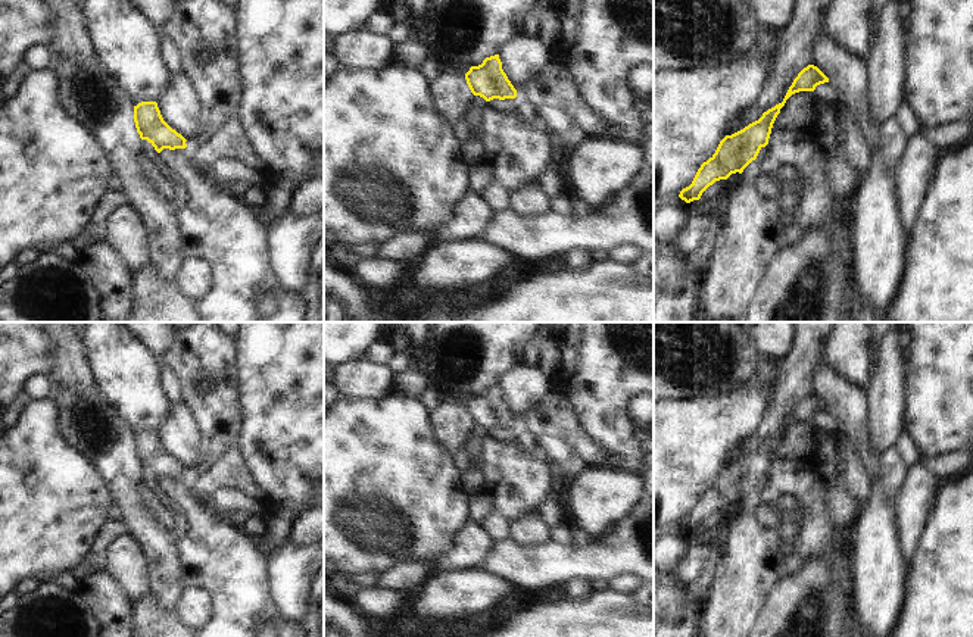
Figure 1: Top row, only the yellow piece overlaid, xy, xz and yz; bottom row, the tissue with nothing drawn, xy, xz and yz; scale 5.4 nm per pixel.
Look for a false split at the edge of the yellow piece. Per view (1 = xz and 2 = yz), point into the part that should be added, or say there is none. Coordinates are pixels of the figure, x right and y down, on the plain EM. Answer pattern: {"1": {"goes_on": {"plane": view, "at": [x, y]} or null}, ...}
{"1": {"goes_on": null}, "2": {"goes_on": null}}

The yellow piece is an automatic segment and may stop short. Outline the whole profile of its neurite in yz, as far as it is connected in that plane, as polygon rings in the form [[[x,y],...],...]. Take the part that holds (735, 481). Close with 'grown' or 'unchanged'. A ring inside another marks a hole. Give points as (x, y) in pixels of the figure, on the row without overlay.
[[[814,394],[804,397],[793,409],[782,433],[768,438],[763,446],[743,459],[726,465],[715,483],[701,494],[692,513],[679,524],[690,533],[699,530],[702,522],[715,510],[727,509],[732,503],[742,503],[757,488],[760,480],[768,474],[773,453],[786,430],[799,421],[814,421],[817,415],[829,412],[829,408]]] | unchanged

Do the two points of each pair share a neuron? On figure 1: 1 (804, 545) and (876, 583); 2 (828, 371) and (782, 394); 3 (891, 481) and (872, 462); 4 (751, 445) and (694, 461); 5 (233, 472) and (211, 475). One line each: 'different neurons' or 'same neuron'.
1: different neurons
2: different neurons
3: different neurons
4: different neurons
5: same neuron

